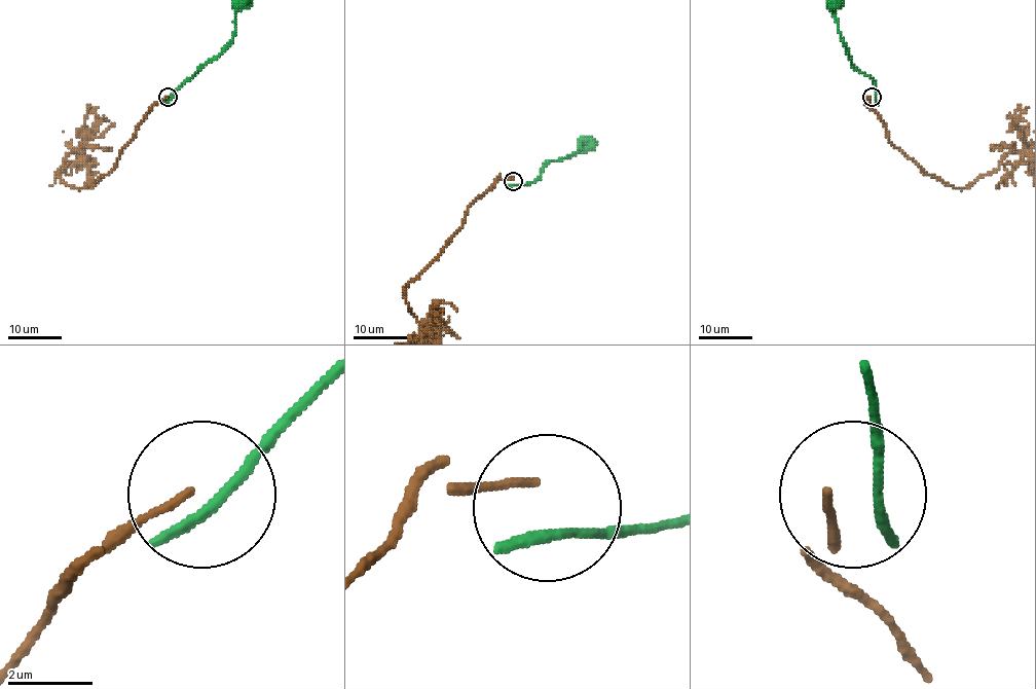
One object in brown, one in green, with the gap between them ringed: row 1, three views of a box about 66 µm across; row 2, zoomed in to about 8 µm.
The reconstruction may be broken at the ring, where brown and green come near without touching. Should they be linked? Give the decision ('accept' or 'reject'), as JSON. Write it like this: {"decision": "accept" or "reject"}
{"decision": "reject"}

